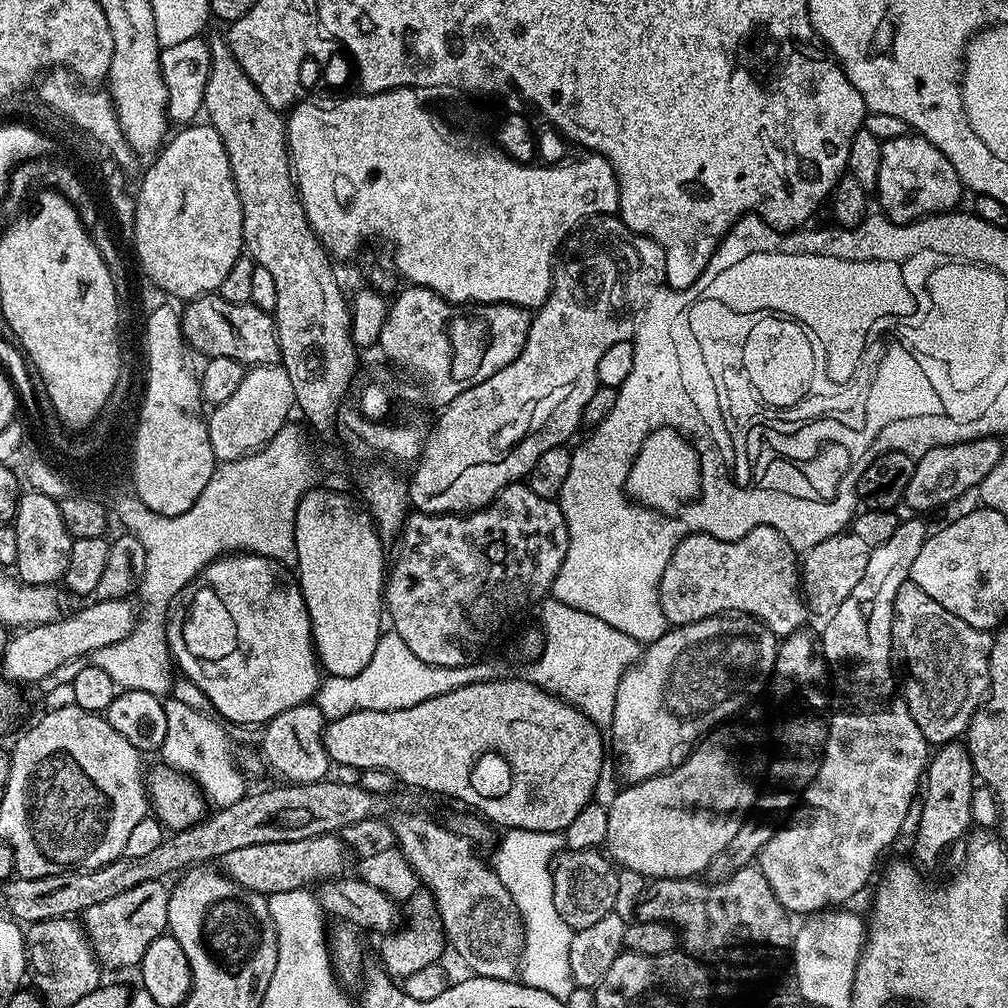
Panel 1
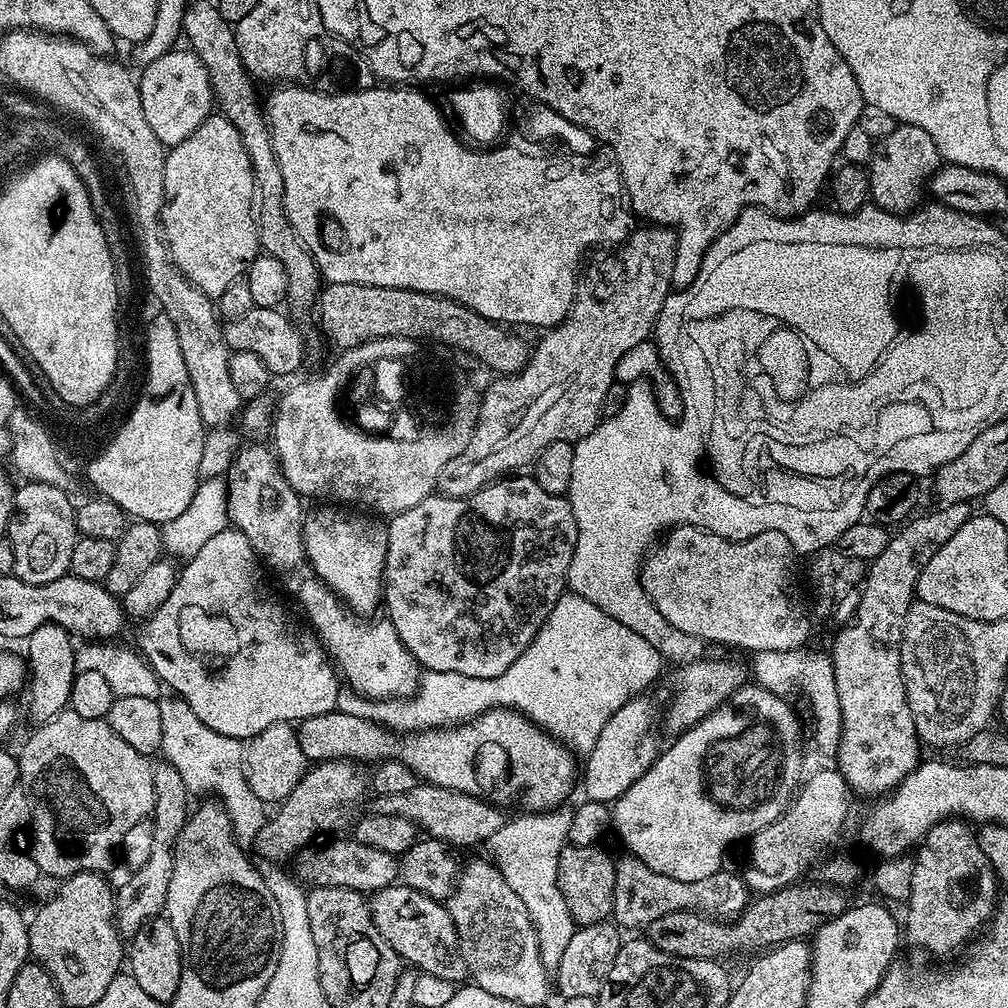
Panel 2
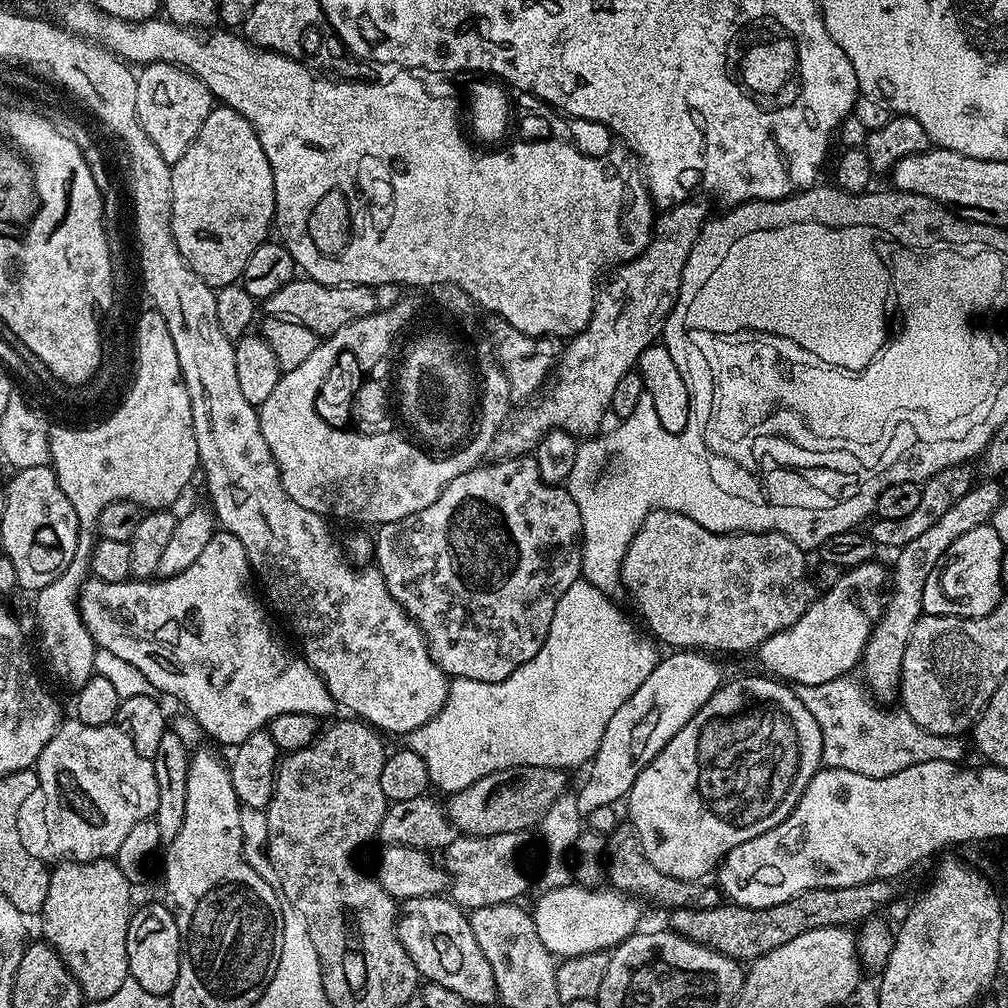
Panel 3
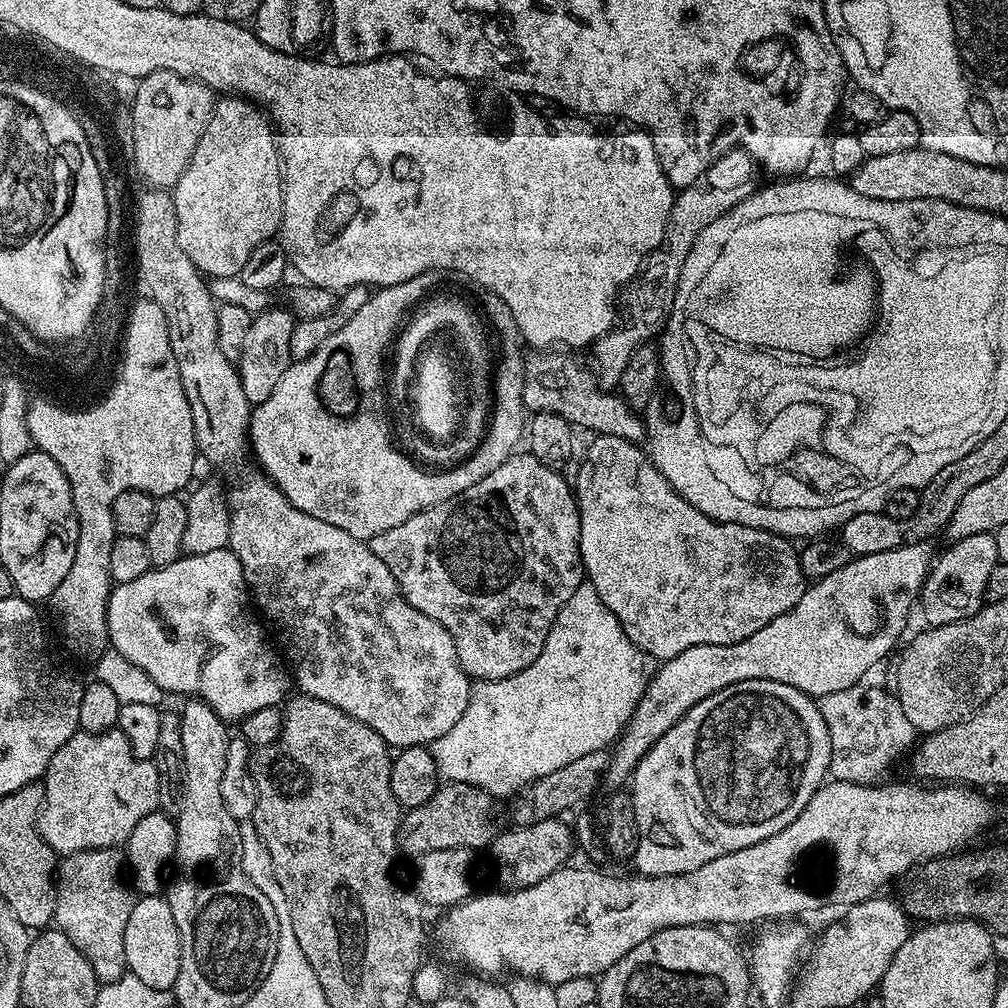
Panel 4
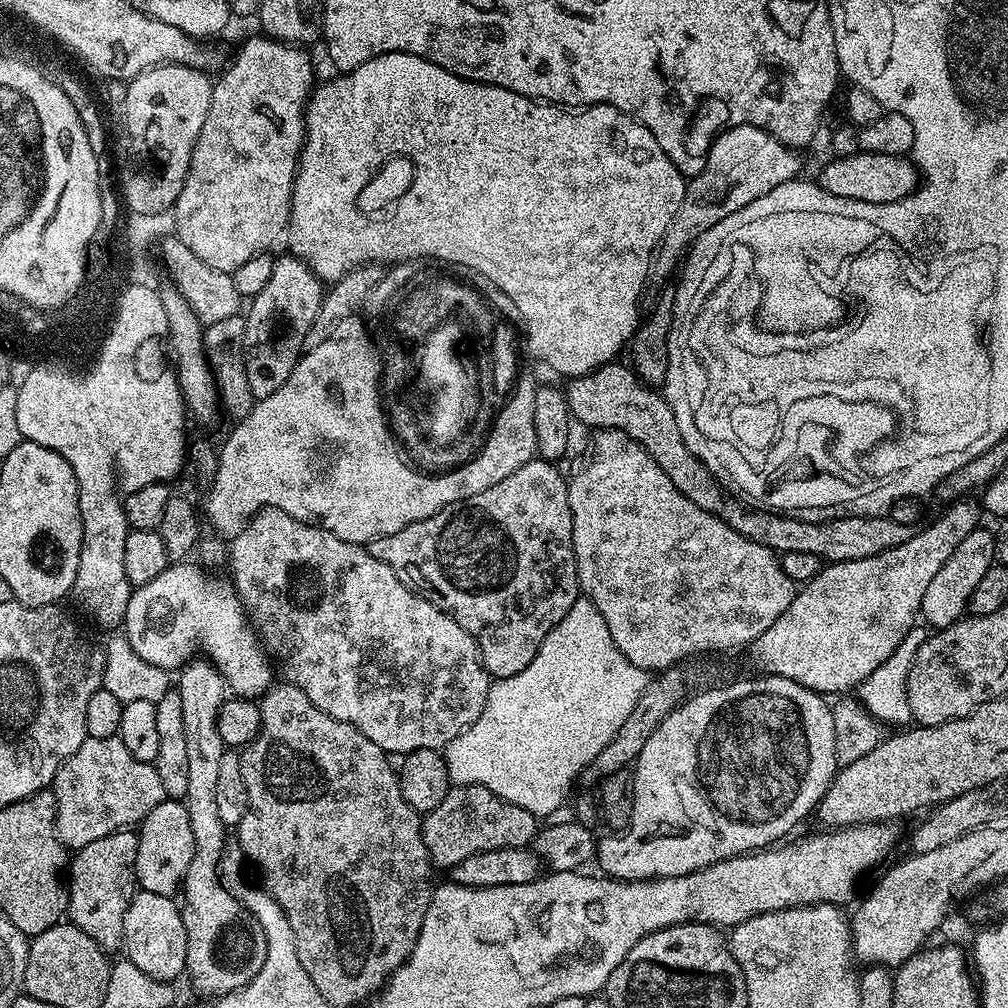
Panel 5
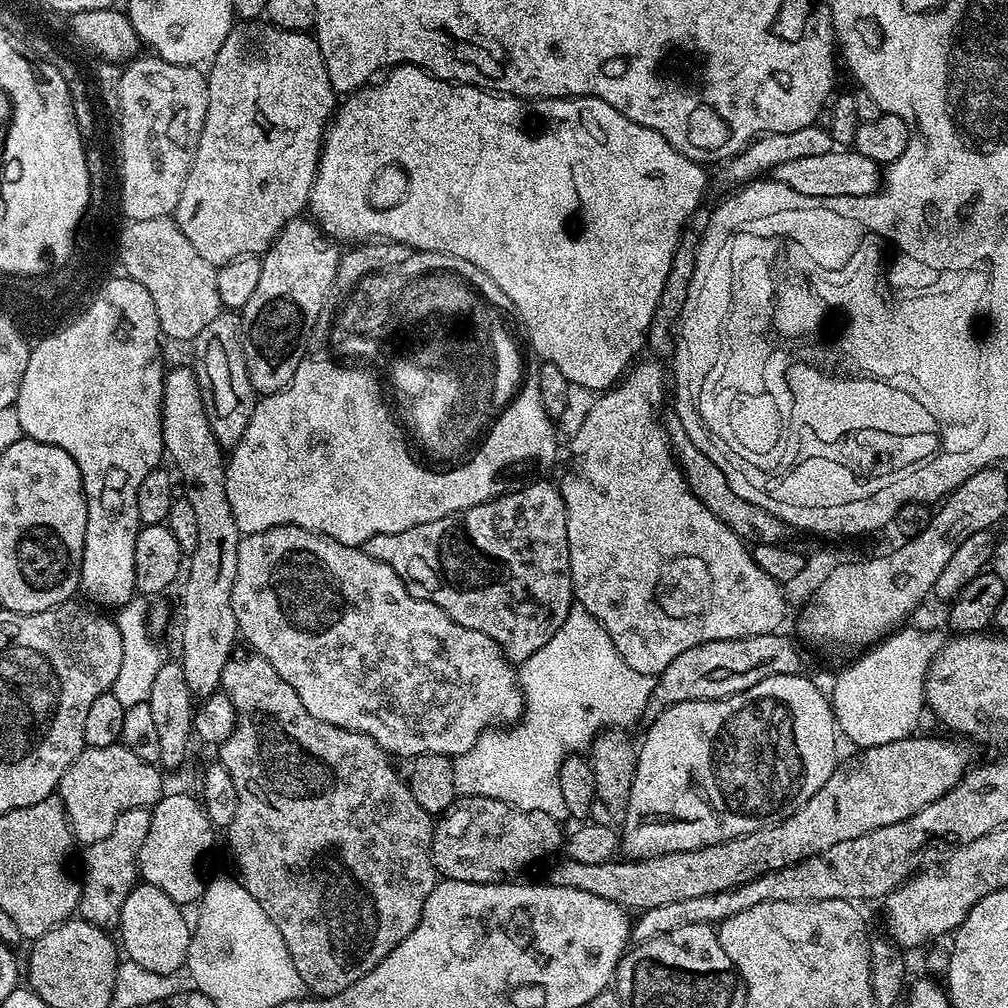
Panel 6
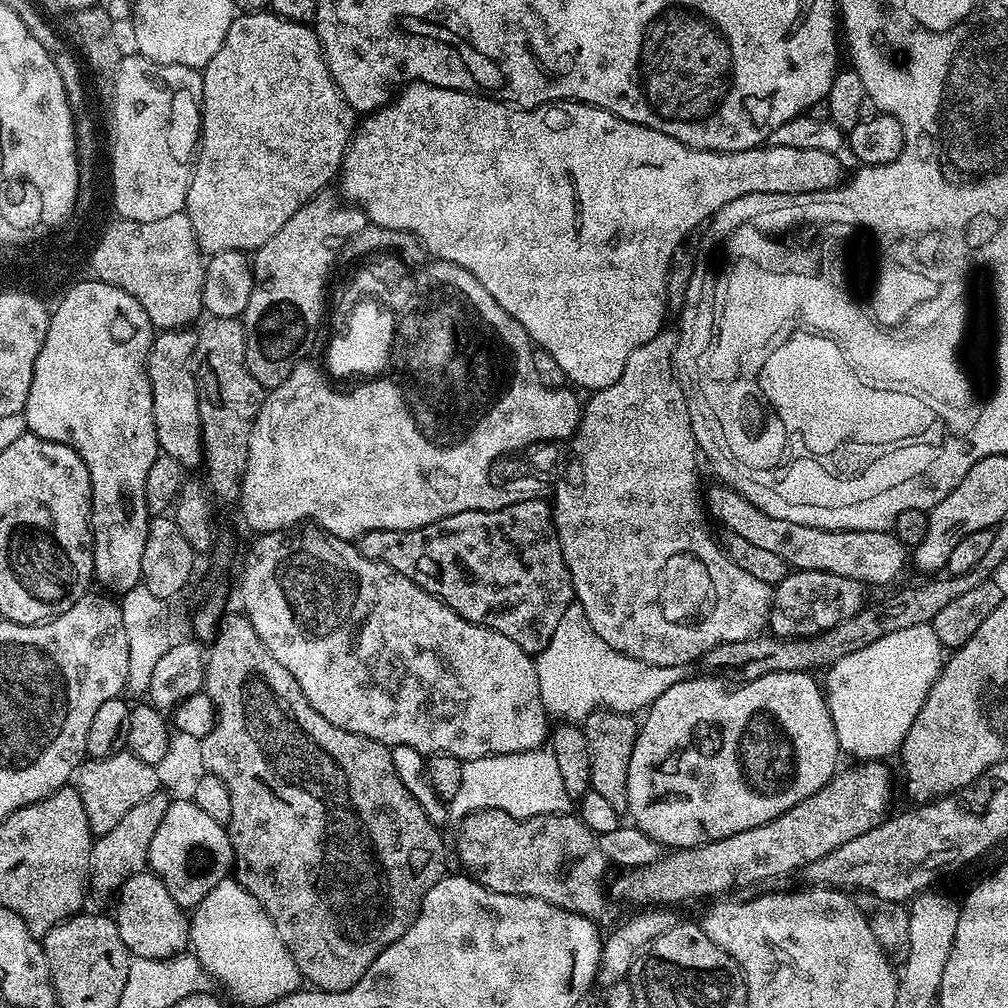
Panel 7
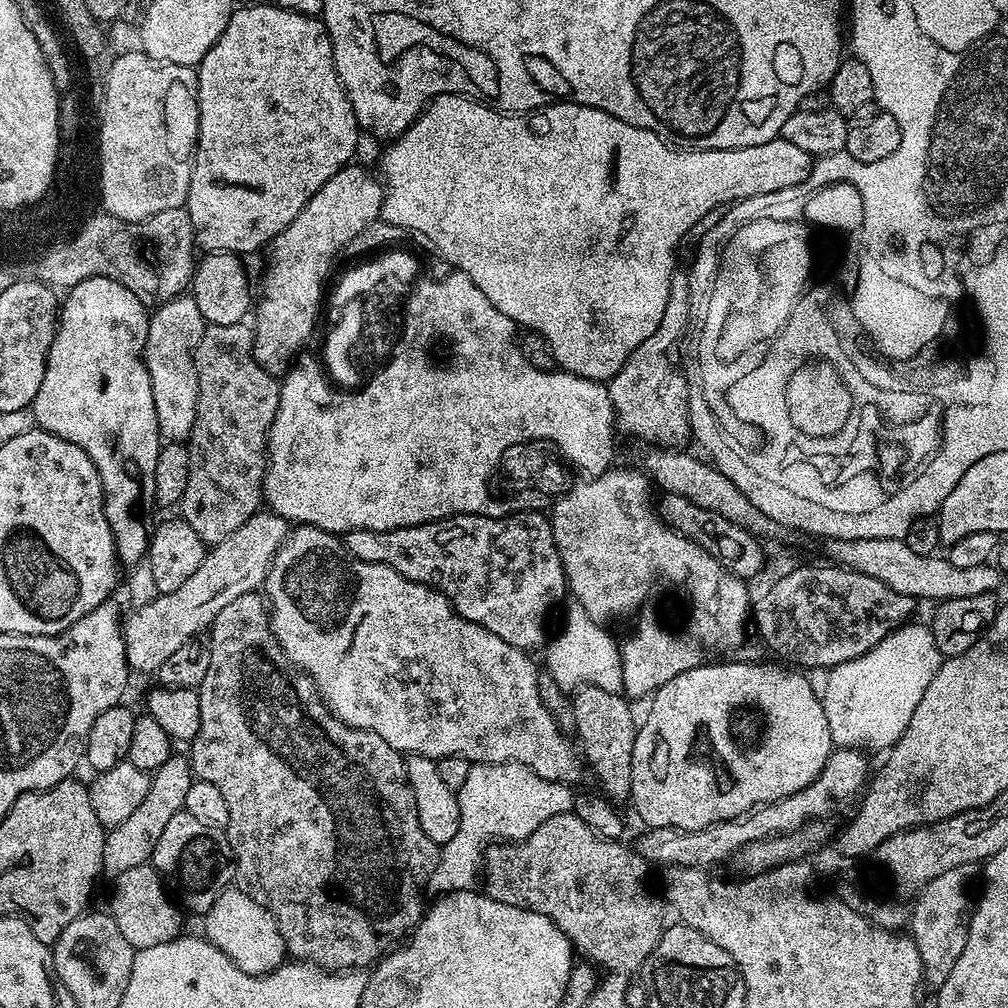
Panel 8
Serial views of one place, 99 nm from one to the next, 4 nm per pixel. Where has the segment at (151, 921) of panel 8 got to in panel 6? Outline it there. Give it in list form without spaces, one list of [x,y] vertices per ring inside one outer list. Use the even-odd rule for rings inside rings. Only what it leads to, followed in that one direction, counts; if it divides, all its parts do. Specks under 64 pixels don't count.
[[[140,882],[126,894],[126,902],[122,905],[122,914],[118,925],[118,944],[123,955],[129,960],[138,962],[138,966],[146,970],[154,970],[154,974],[167,976],[179,973],[188,963],[188,951],[192,941],[190,920],[184,917],[185,909],[172,901],[158,886]]]

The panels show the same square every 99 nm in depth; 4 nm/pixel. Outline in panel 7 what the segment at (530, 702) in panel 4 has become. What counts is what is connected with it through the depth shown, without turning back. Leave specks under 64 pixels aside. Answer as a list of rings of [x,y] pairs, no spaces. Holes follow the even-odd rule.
[[[575,602],[568,605],[566,614],[562,614],[562,622],[558,622],[558,630],[554,638],[535,657],[538,674],[538,690],[542,698],[542,706],[549,717],[560,722],[582,722],[592,712],[611,710],[636,714],[636,711],[647,709],[655,700],[662,698],[670,686],[689,679],[689,665],[654,666],[646,662],[638,662],[618,650],[614,646],[606,646],[598,634],[594,634],[594,626],[586,618],[582,606]],[[537,750],[463,761],[462,783],[458,794],[454,794],[450,801],[450,808],[460,818],[480,808],[501,808],[515,820],[525,820],[535,816],[571,813],[574,799],[562,784],[561,771],[552,751]]]

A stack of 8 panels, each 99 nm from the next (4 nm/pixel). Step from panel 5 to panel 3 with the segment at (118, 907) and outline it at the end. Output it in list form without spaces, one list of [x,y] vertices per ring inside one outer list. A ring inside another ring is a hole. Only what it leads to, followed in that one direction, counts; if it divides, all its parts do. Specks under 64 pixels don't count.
[[[115,859],[78,862],[65,860],[56,864],[50,872],[50,890],[46,890],[46,902],[38,914],[43,939],[52,945],[60,960],[68,967],[68,973],[76,980],[76,985],[84,991],[85,1001],[110,998],[110,994],[122,987],[122,982],[130,979],[126,958],[126,934],[128,919],[134,911],[132,892],[134,885],[118,870]]]

